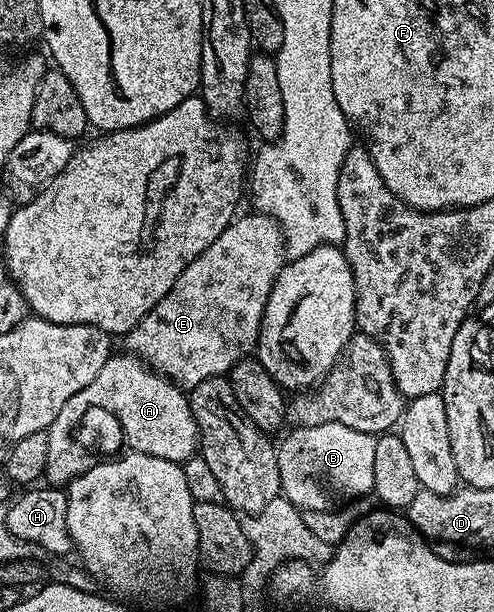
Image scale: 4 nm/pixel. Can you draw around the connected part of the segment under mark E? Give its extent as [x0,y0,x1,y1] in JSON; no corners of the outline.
[124,215,287,390]

